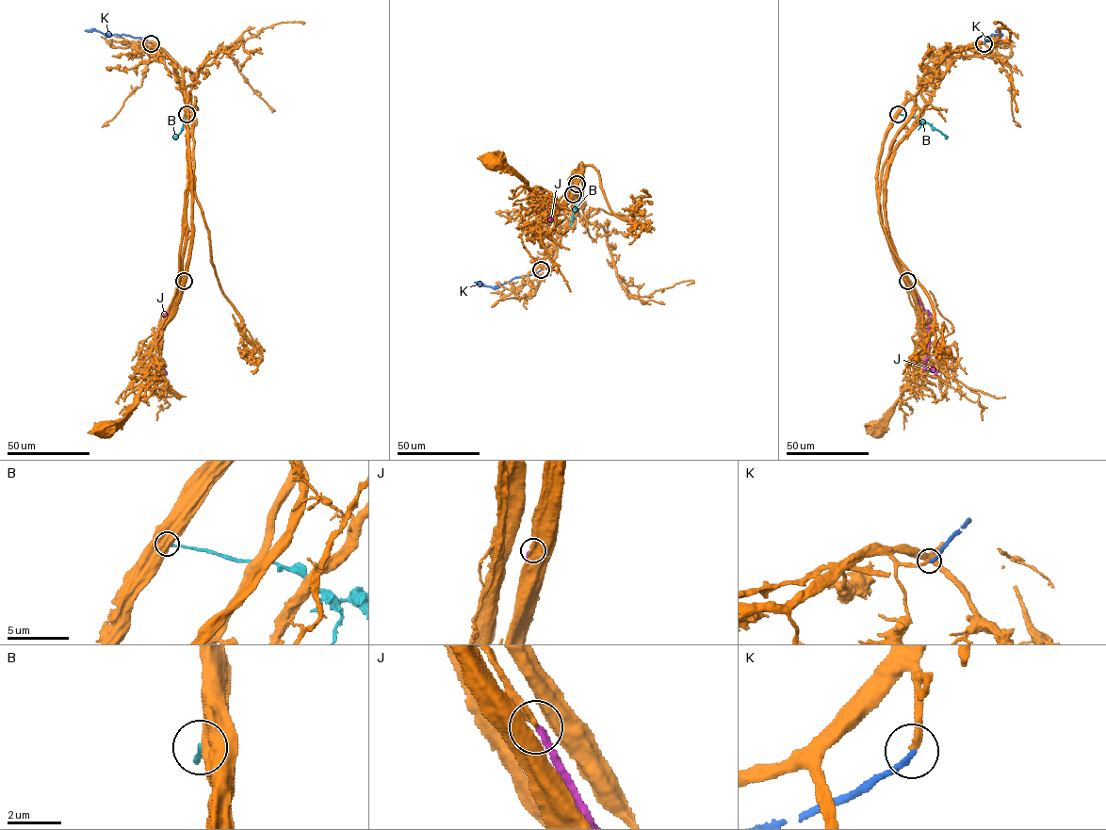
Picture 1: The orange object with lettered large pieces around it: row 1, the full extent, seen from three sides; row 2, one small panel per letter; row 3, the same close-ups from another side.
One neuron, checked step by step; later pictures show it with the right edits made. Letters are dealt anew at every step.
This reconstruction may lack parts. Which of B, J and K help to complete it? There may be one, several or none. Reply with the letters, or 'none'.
K

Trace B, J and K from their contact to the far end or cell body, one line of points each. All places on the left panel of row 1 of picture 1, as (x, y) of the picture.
B: (187, 114), (181, 131), (172, 137)
J: (183, 281), (179, 296), (166, 314), (159, 330), (162, 368), (147, 382)
K: (151, 43), (123, 34), (85, 30)

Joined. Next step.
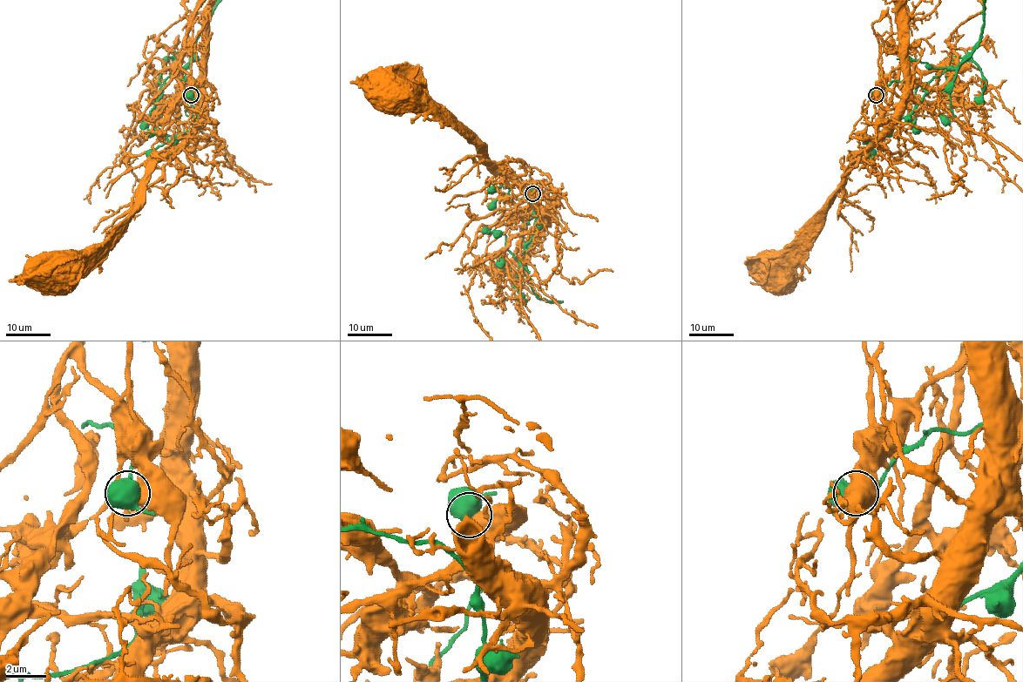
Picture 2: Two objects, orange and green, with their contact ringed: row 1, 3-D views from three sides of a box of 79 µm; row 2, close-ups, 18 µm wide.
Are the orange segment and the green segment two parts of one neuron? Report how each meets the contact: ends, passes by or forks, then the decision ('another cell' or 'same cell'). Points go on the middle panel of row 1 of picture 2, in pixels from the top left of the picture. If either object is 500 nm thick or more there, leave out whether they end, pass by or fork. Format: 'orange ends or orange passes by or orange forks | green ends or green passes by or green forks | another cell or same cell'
another cell

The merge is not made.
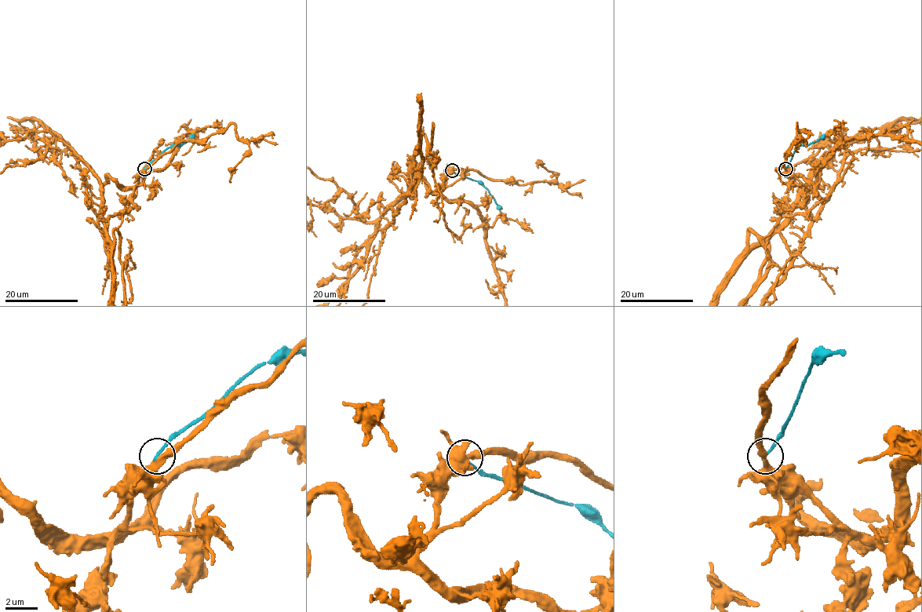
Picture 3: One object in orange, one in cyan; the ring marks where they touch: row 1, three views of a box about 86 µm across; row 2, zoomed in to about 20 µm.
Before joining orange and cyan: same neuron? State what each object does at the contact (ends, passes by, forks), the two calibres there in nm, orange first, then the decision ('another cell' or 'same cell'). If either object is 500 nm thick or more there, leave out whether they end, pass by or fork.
orange passes by; cyan ends; calibres 380 and 170 nm; another cell

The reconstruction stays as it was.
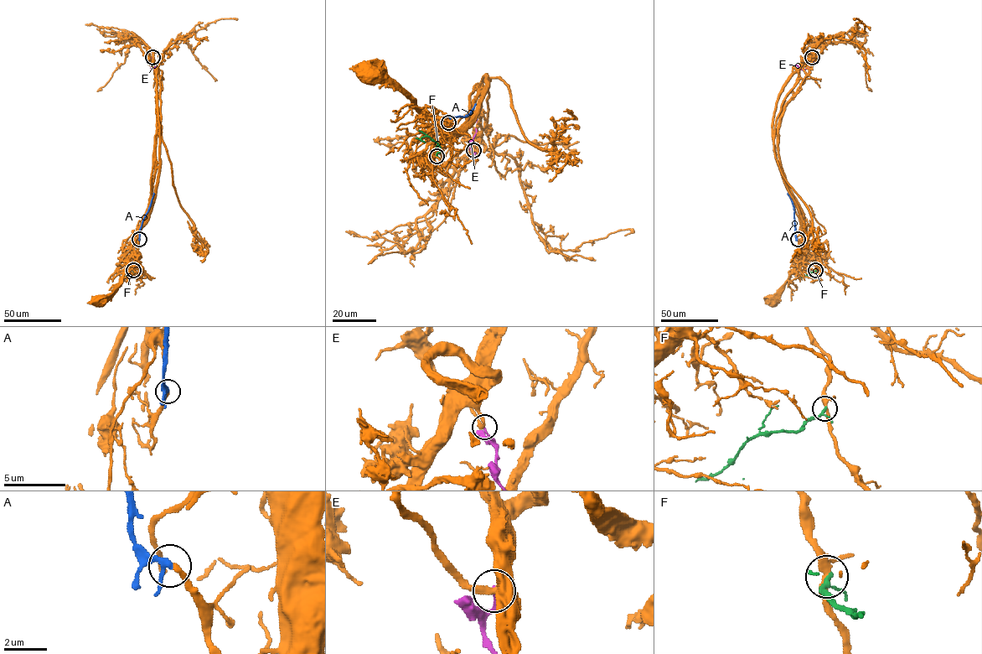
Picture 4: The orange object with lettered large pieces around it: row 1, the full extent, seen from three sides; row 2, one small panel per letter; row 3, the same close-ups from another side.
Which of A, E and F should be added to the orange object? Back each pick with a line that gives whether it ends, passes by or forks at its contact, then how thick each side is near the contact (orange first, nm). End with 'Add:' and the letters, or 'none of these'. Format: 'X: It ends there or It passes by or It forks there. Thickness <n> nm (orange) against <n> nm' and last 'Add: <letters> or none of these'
A: It passes by. Thickness 260 nm (orange) against 200 nm
Add: A

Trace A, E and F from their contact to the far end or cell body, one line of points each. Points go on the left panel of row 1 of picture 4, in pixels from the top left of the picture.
A: (139, 239), (139, 229), (153, 193)
E: (152, 57), (151, 66), (154, 70), (154, 65)
F: (133, 270), (135, 272), (125, 276), (127, 277)

